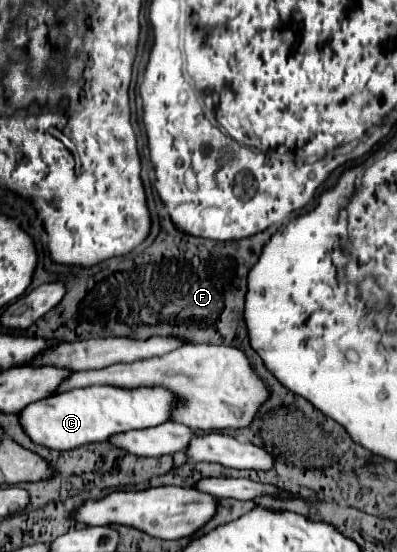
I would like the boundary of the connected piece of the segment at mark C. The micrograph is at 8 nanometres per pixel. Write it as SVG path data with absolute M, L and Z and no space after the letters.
M89 386L61 394L53 394L45 400L37 400L19 412L19 424L23 432L39 446L51 450L73 450L89 442L103 442L111 434L119 434L133 428L149 428L169 420L169 408L173 408L175 396L163 388L137 388L123 390L111 386Z

